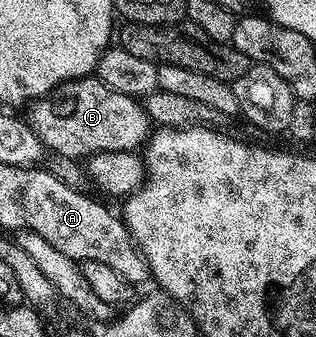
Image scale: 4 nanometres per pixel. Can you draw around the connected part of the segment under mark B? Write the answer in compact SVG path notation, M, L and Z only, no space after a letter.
M98 76L63 82L50 94L30 103L30 110L31 127L44 147L52 155L80 160L101 152L138 151L153 130L153 123L140 99L125 96L125 92L113 92L113 88L105 85Z

